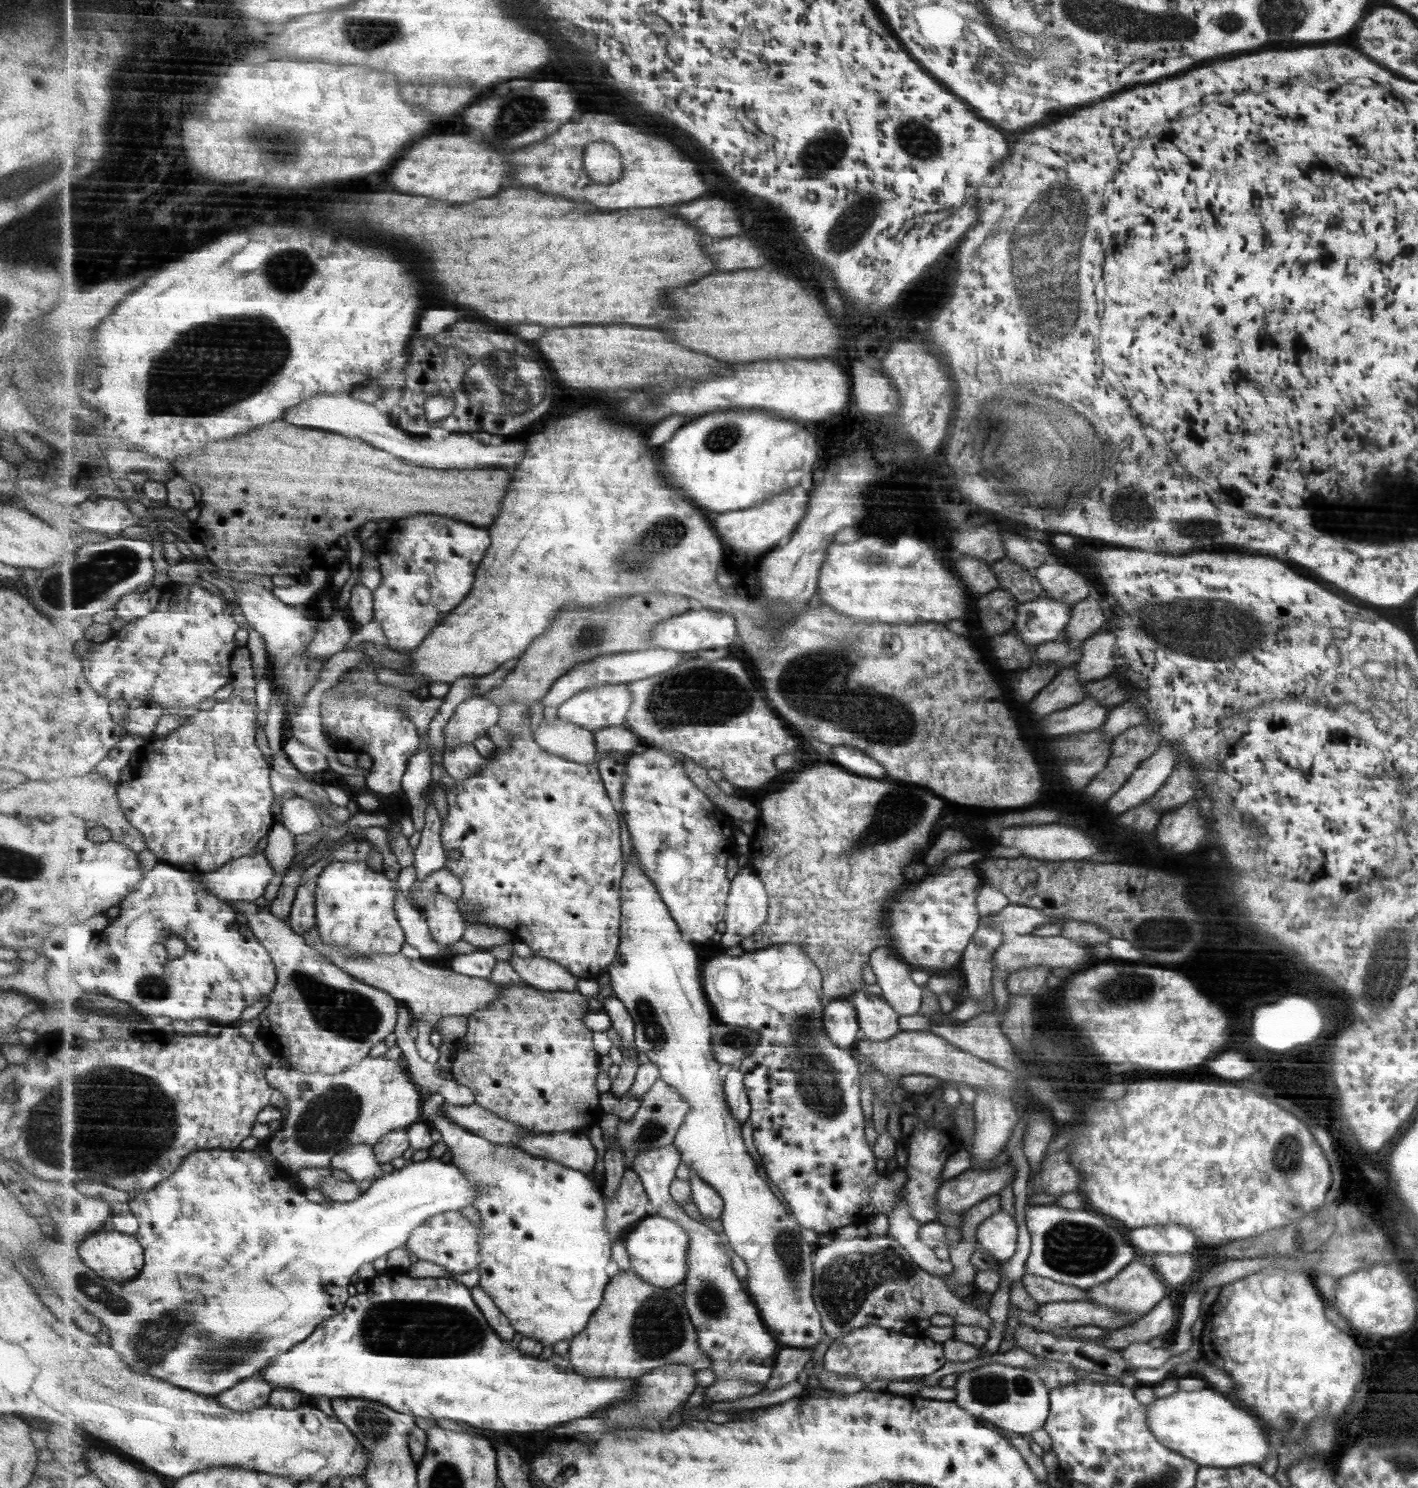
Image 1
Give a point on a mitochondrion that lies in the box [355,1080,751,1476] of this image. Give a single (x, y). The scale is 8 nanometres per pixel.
(657, 1328)

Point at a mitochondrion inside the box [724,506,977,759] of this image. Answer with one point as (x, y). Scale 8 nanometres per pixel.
(901, 714)

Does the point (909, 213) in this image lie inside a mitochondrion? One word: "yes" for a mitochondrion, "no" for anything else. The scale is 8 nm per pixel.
no

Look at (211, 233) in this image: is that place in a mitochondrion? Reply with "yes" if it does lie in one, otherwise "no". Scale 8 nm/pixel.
no

